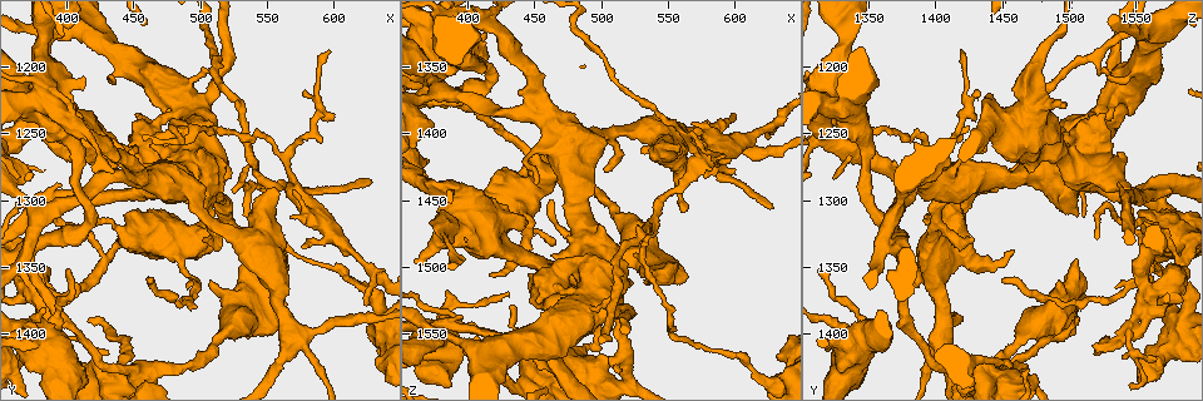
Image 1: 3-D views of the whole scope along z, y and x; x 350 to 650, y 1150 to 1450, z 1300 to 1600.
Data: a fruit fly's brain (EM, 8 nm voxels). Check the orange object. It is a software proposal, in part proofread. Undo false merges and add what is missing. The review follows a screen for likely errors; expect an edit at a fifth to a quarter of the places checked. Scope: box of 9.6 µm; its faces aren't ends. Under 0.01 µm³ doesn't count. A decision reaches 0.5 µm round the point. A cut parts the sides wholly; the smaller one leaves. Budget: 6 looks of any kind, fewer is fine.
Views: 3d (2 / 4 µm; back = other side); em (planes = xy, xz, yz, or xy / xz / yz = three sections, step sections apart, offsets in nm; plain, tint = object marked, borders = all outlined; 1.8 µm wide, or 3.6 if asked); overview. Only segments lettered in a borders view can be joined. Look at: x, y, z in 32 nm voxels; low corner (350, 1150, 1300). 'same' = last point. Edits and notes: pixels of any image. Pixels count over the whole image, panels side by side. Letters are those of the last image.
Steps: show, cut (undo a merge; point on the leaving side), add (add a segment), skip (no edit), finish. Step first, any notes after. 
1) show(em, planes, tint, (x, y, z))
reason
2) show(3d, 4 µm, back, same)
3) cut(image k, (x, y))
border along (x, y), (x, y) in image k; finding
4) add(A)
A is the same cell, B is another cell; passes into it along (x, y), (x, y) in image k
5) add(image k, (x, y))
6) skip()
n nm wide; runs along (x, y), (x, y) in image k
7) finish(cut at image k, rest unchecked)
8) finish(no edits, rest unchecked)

show(em, 3.6 µm, xz, step 8, tint, (374, 1228, 1318))
thick turns thin

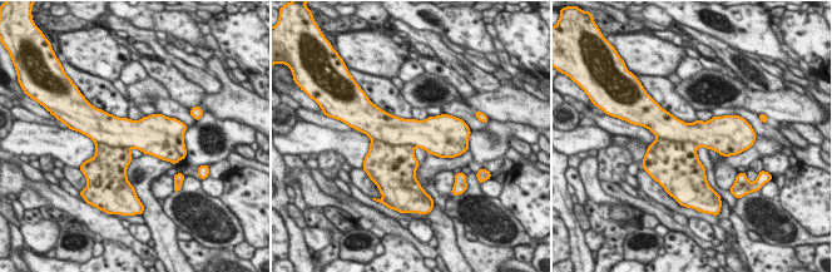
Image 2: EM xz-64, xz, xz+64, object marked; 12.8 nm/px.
show(em, 3.6 µm, planes, borders, same)
another direction

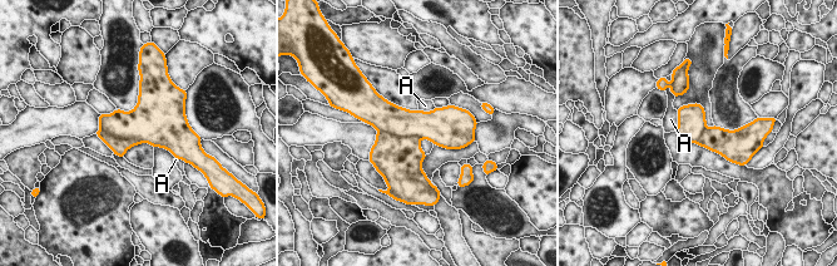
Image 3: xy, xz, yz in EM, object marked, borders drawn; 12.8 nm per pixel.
cut(image 3, (395, 154))
380 nm wide; A is another cell; border along (379, 131), (421, 138) in image 3; a second neuron is stuck on

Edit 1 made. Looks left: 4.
show(3d, 4 µm, (452, 1260, 1438))
an open end

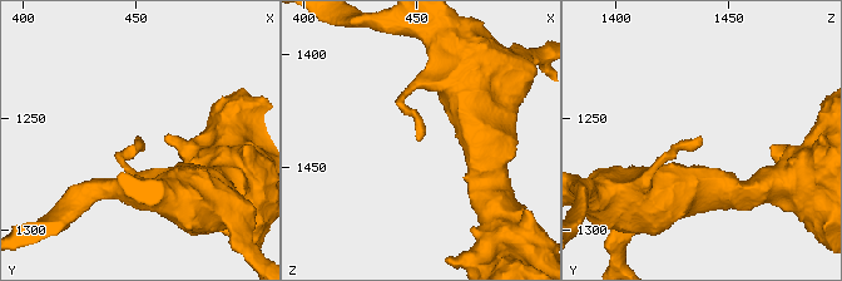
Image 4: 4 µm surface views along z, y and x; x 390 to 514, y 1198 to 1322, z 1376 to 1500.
show(em, planes, borders, (451, 1260, 1439))
now the EM

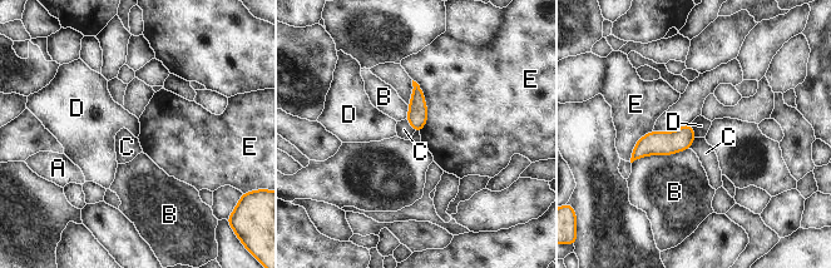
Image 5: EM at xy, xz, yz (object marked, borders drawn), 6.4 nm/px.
skip()
B touches over 380 nm; A, B, C, D and E are other cells; border along (691, 124), (695, 137) in image 5; no lettered segment goes on from it

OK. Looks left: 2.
finish(cut at image 3, rest unchecked)

